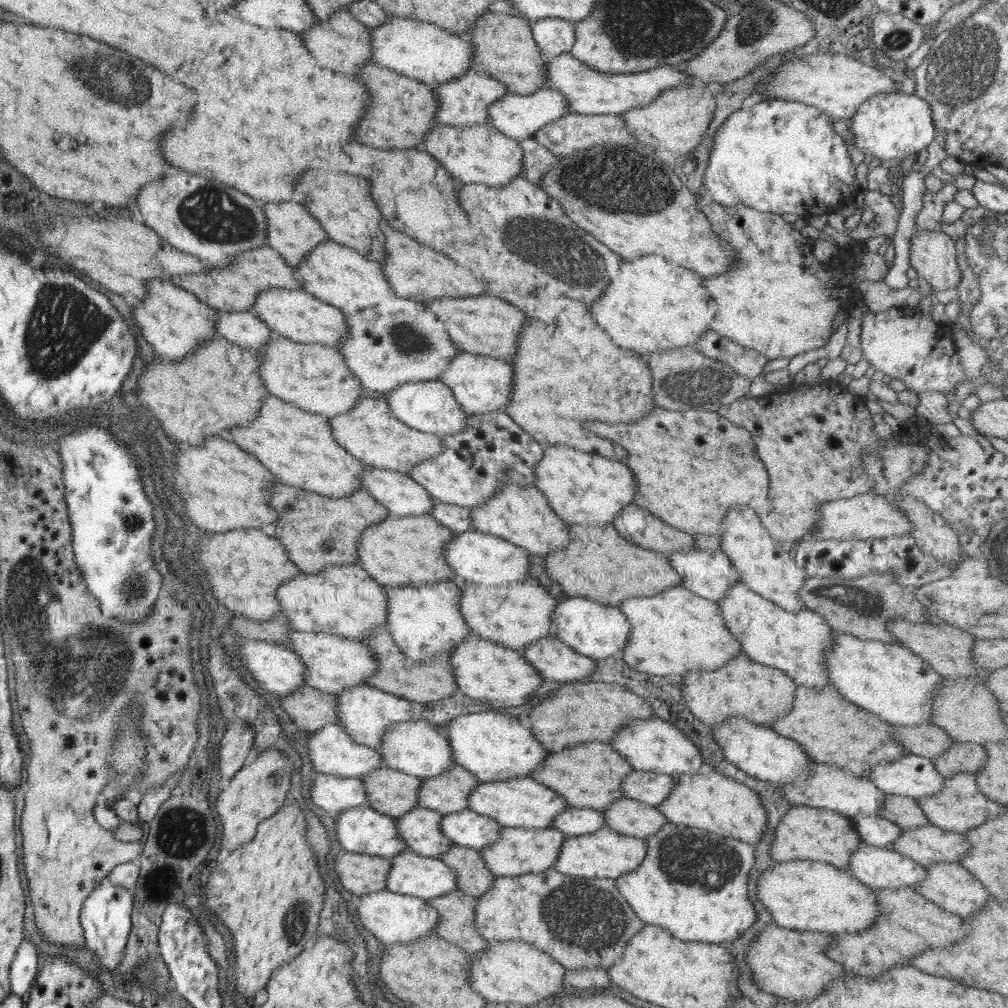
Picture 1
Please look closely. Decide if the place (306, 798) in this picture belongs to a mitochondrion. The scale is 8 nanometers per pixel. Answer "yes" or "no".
no

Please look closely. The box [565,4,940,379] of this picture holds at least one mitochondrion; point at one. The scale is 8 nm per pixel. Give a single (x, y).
(898, 38)

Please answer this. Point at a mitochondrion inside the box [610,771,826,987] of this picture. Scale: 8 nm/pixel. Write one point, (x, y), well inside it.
(695, 862)

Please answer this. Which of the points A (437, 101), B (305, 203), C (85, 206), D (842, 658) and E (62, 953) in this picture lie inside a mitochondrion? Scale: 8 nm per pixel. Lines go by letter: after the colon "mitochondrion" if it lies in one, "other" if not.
A: other
B: other
C: other
D: other
E: other

